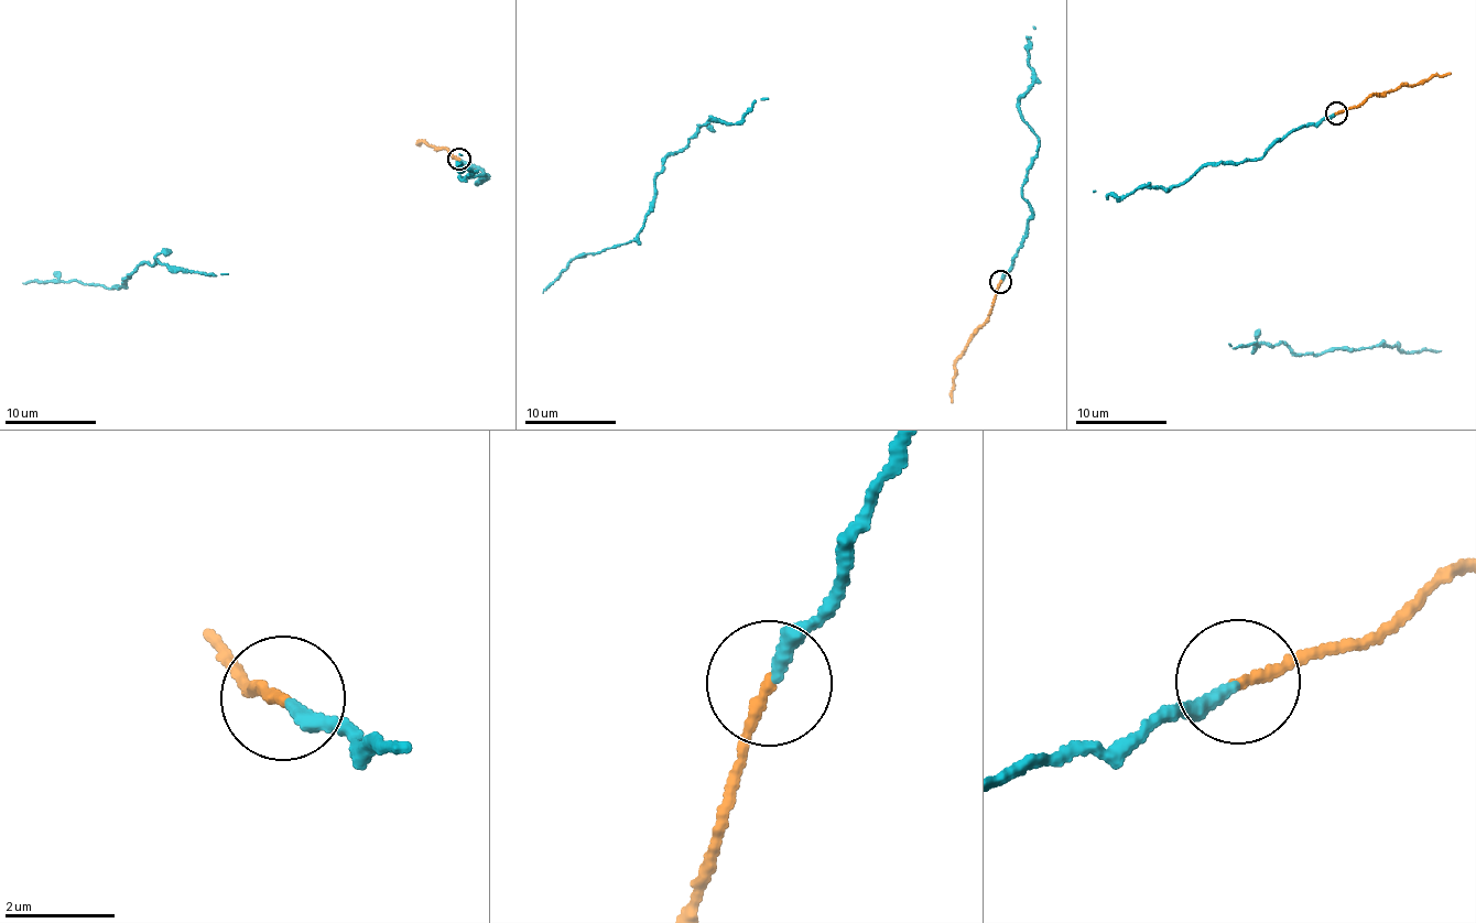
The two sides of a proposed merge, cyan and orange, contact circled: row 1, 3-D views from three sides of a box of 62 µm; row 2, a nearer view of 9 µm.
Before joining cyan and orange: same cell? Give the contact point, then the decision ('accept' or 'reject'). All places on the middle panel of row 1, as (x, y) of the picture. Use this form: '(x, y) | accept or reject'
(1000, 282) | accept

